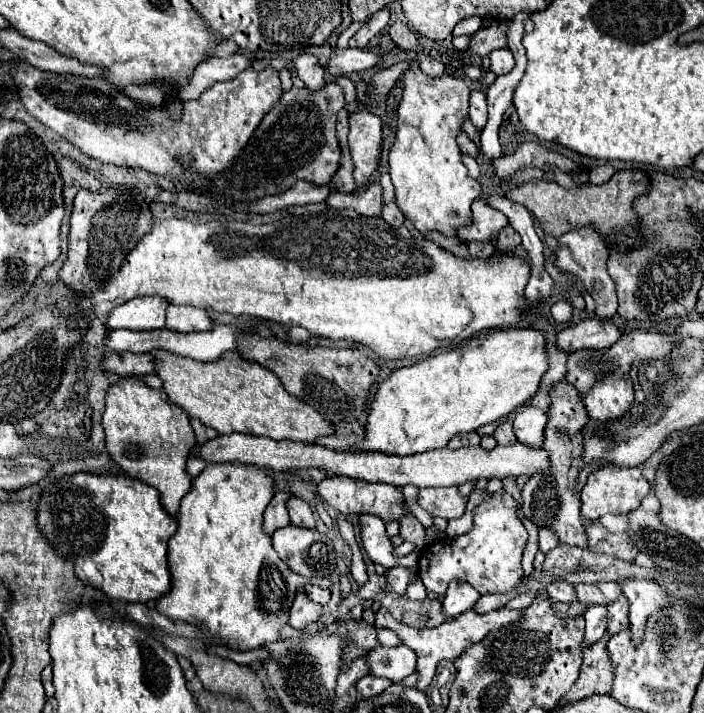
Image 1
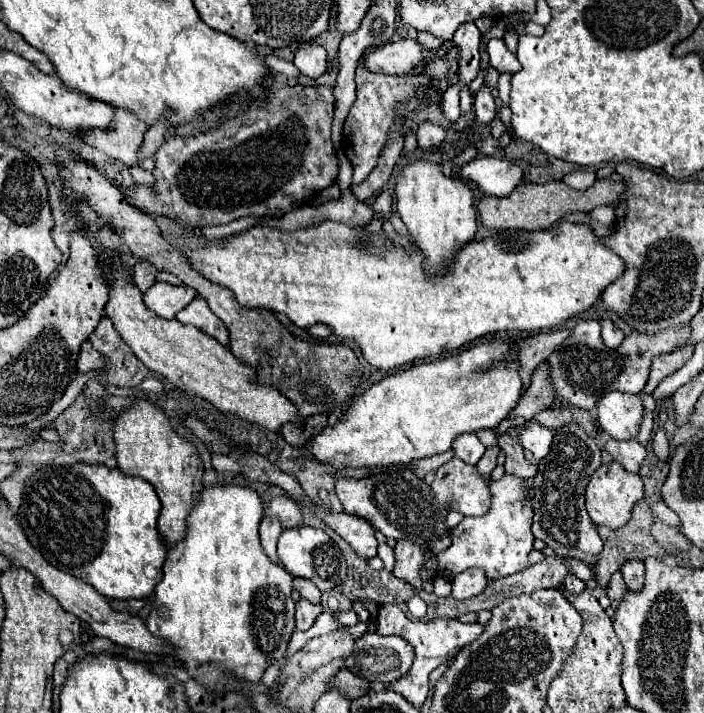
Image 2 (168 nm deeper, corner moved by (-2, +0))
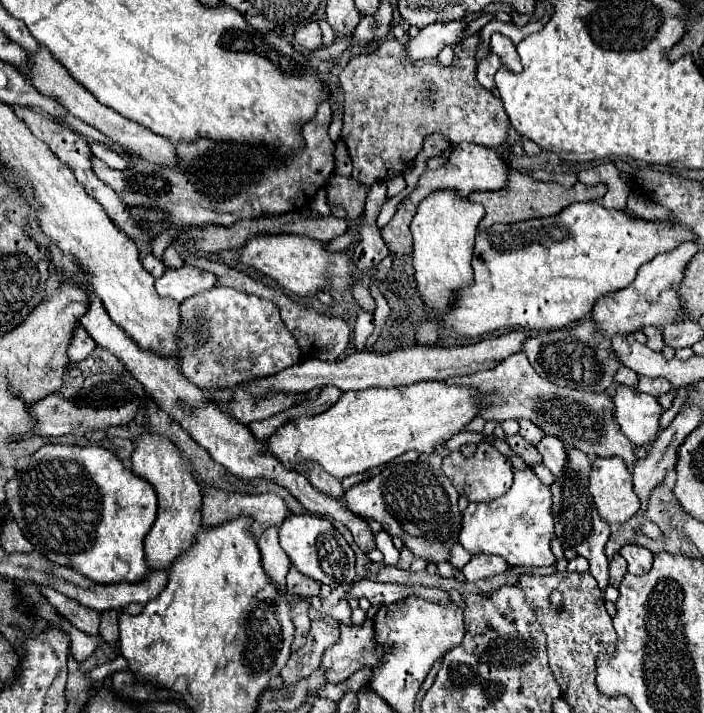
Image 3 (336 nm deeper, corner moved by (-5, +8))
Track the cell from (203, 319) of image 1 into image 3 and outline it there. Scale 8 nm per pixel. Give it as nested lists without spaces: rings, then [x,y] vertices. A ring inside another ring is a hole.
[[[213,287],[209,291],[203,291],[191,299],[185,299],[179,307],[181,311],[181,343],[183,343],[183,357],[181,357],[181,371],[183,375],[195,383],[197,387],[233,387],[245,377],[265,377],[279,373],[281,369],[287,369],[295,365],[301,359],[299,345],[295,343],[293,335],[285,331],[283,321],[279,317],[279,309],[265,301],[251,295],[245,295],[241,291],[235,291],[231,287]]]

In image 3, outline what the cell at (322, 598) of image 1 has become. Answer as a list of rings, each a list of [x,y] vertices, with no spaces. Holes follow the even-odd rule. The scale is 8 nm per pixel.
[[[291,567],[287,573],[287,593],[291,597],[315,597],[319,595],[319,583]]]

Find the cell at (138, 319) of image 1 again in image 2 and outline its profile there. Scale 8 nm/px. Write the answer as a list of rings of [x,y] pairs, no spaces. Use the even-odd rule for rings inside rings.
[[[154,283],[144,293],[144,303],[148,309],[152,309],[156,315],[164,319],[176,317],[180,309],[184,309],[190,301],[194,301],[198,293],[194,289],[188,289],[186,285],[170,285],[170,283]]]

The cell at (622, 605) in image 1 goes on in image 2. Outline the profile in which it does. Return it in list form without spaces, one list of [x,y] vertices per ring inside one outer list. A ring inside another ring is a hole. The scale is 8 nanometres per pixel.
[[[616,571],[616,573],[612,575],[606,591],[610,599],[611,607],[616,610],[618,605],[620,605],[620,601],[622,601],[622,597],[624,597],[624,593],[626,593],[626,585],[624,585],[624,579],[622,579],[620,571]]]

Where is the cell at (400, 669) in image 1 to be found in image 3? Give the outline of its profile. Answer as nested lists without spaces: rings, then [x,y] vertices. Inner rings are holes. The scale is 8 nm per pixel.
[[[367,619],[361,627],[339,625],[339,631],[339,643],[325,651],[321,663],[327,667],[327,679],[331,679],[331,683],[341,683],[363,667],[375,669],[381,665],[387,649],[377,643],[371,619]]]

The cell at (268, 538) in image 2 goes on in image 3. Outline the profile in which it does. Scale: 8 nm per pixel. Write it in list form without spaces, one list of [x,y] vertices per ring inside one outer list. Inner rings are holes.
[[[267,527],[263,531],[263,535],[257,539],[257,545],[261,549],[261,563],[267,571],[267,575],[271,575],[271,579],[285,591],[285,575],[289,571],[289,557],[285,555],[285,551],[279,547],[277,541],[277,527]]]

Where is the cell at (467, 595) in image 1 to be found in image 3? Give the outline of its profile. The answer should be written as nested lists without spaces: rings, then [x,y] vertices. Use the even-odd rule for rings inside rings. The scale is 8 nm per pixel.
[[[473,555],[471,561],[461,569],[461,573],[465,575],[467,581],[479,581],[479,579],[487,579],[491,575],[503,573],[507,569],[505,559],[493,557],[493,555]]]

